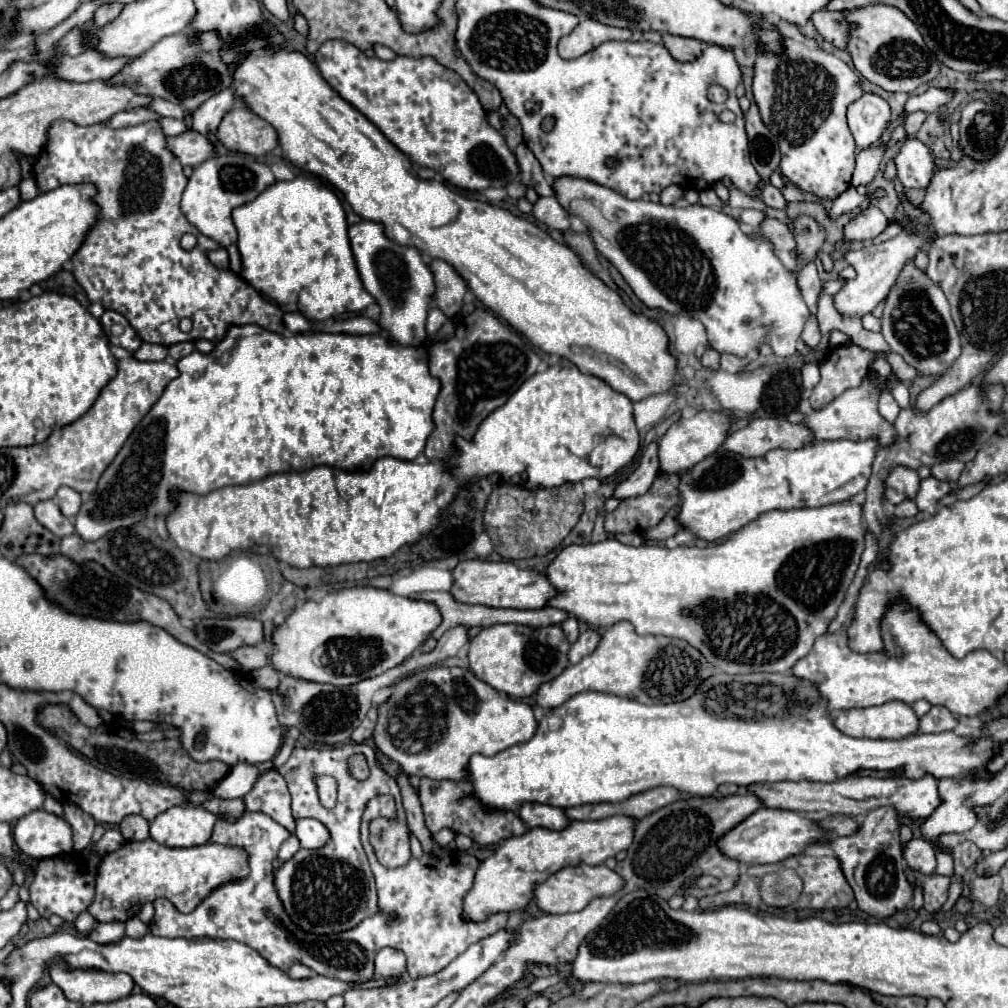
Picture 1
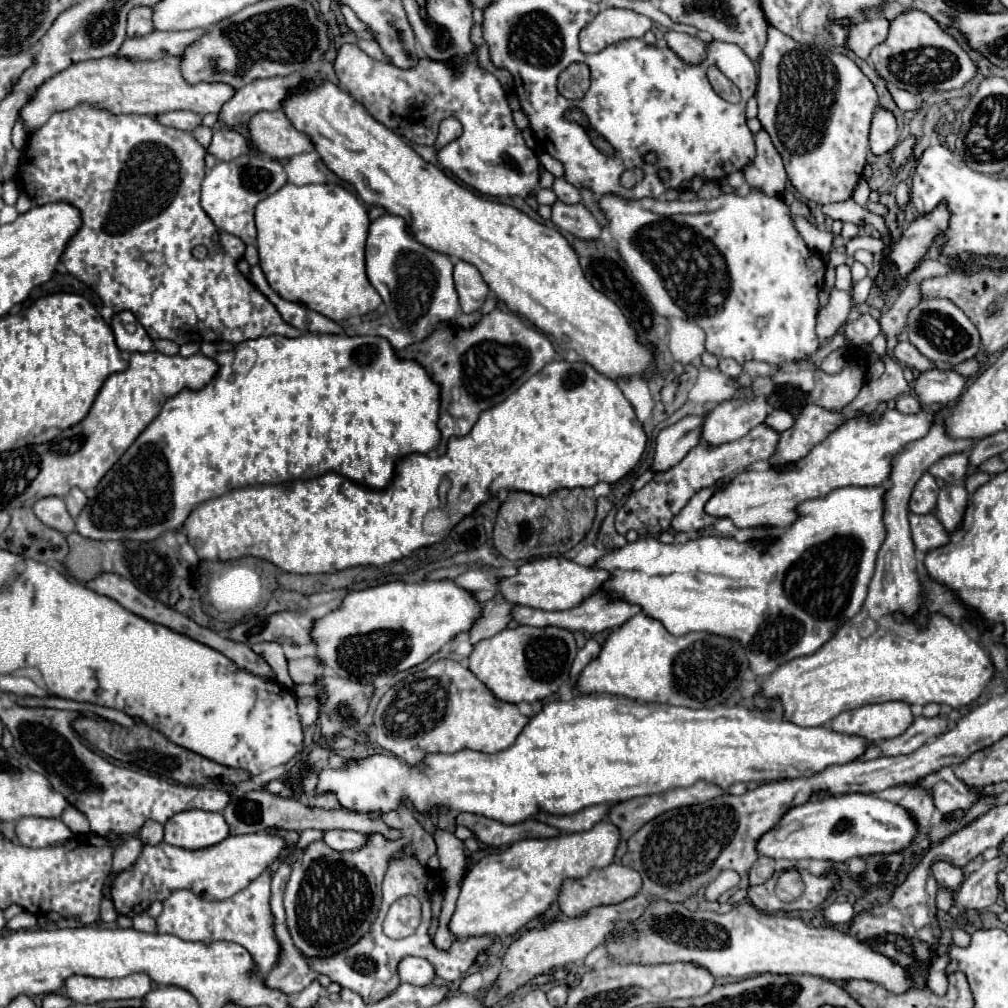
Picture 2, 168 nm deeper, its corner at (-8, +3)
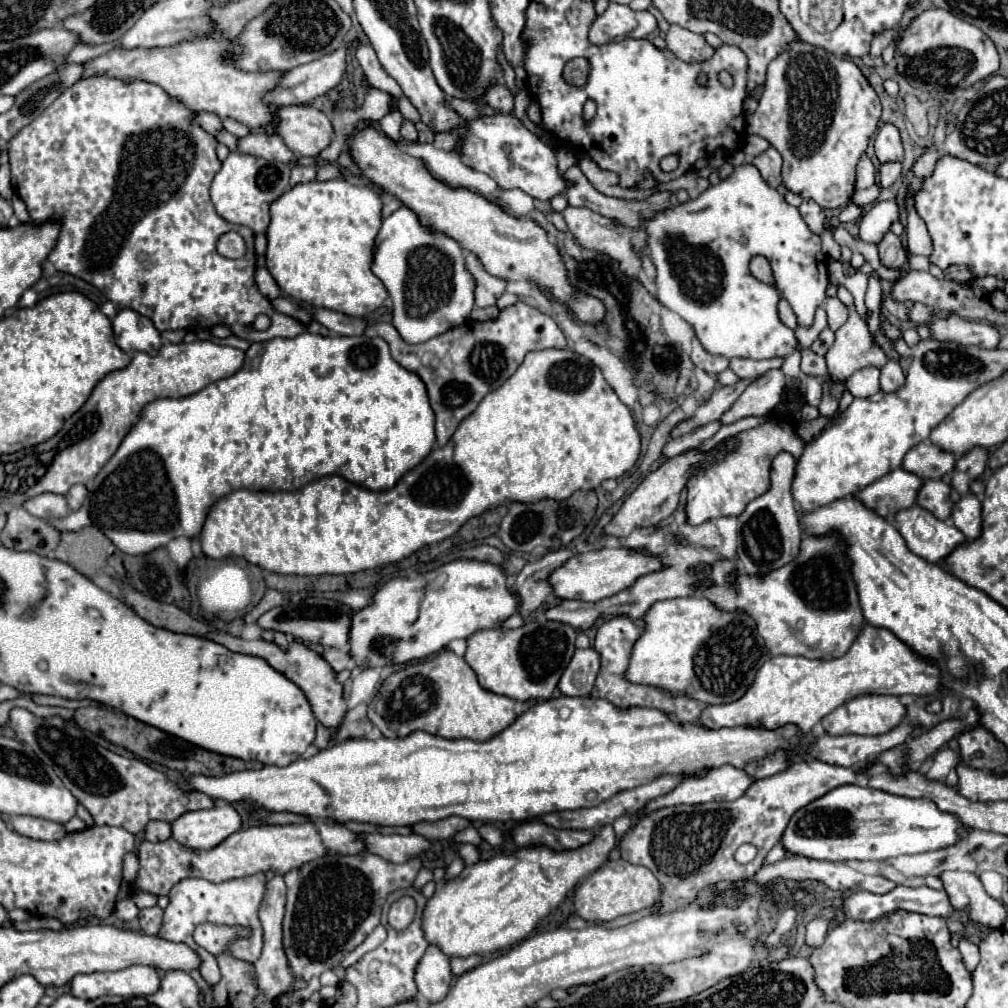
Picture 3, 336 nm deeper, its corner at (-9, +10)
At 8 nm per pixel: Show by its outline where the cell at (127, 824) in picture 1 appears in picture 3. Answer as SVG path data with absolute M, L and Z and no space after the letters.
M150 820L150 824L146 824L146 840L150 842L160 842L160 840L168 840L170 838L170 824L162 822L162 820Z

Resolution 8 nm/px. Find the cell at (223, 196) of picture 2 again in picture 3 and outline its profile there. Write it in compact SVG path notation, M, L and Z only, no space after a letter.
M230 152L228 158L222 162L220 172L212 180L210 198L216 212L226 222L248 226L254 234L260 234L268 228L270 222L268 204L274 198L278 198L284 190L288 190L290 186L288 180L290 180L290 168L282 162L268 162L264 158Z

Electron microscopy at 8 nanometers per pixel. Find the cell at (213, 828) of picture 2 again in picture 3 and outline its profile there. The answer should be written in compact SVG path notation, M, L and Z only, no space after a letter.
M214 806L210 810L194 810L172 822L172 838L192 850L210 850L242 826L232 806Z

